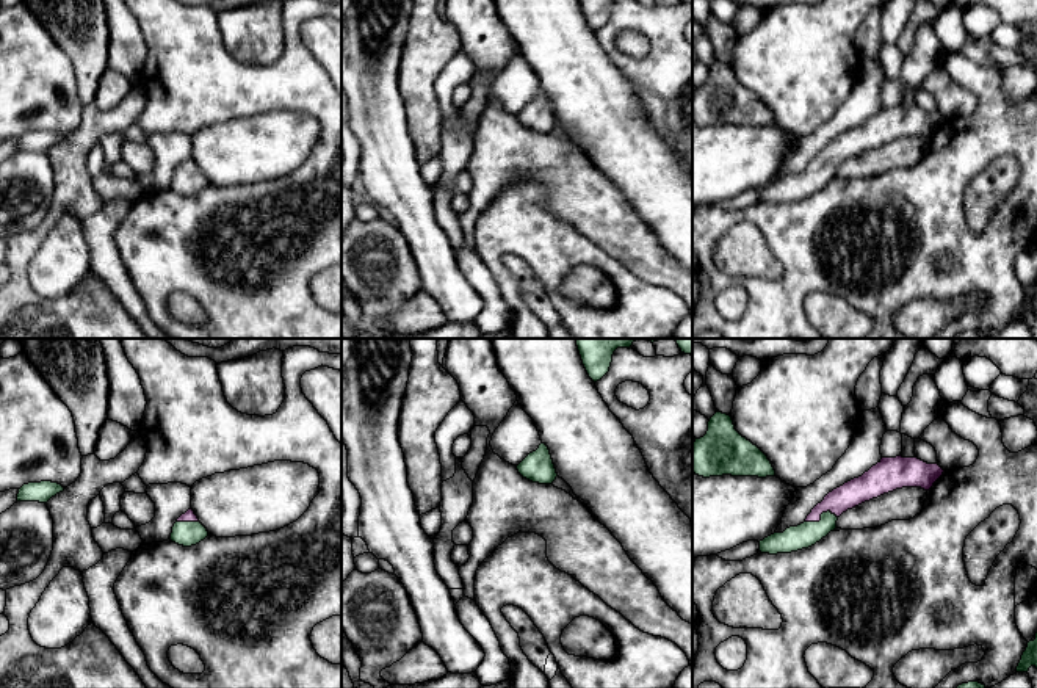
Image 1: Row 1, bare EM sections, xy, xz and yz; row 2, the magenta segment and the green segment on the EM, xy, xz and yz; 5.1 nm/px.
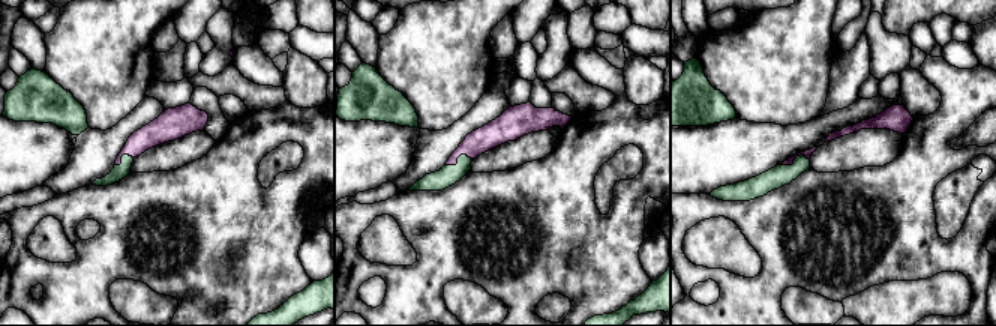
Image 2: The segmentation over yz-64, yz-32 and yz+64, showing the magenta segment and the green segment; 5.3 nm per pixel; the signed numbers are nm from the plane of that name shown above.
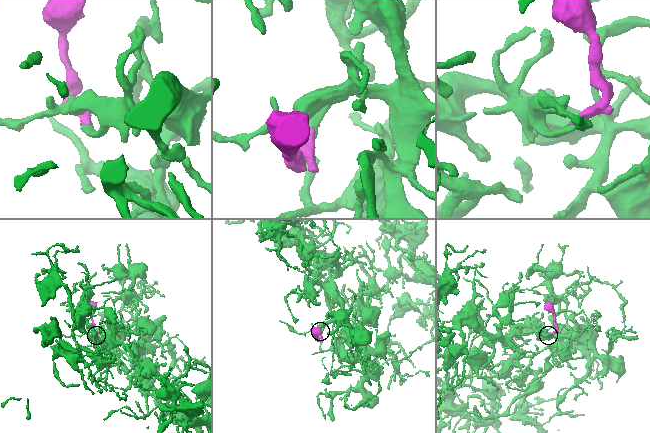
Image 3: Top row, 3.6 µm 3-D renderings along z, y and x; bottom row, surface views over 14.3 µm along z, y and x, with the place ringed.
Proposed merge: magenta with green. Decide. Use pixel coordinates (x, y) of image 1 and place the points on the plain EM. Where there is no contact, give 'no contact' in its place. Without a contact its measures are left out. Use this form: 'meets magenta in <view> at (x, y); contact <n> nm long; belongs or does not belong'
meets magenta in yz at (820, 165); contact 170 nm long; belongs

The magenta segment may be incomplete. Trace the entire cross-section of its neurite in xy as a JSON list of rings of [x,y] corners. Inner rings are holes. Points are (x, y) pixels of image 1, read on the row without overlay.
[[[190,157],[174,172],[169,188],[179,194],[191,196],[204,190],[207,185],[207,177],[199,171],[197,165]]]

